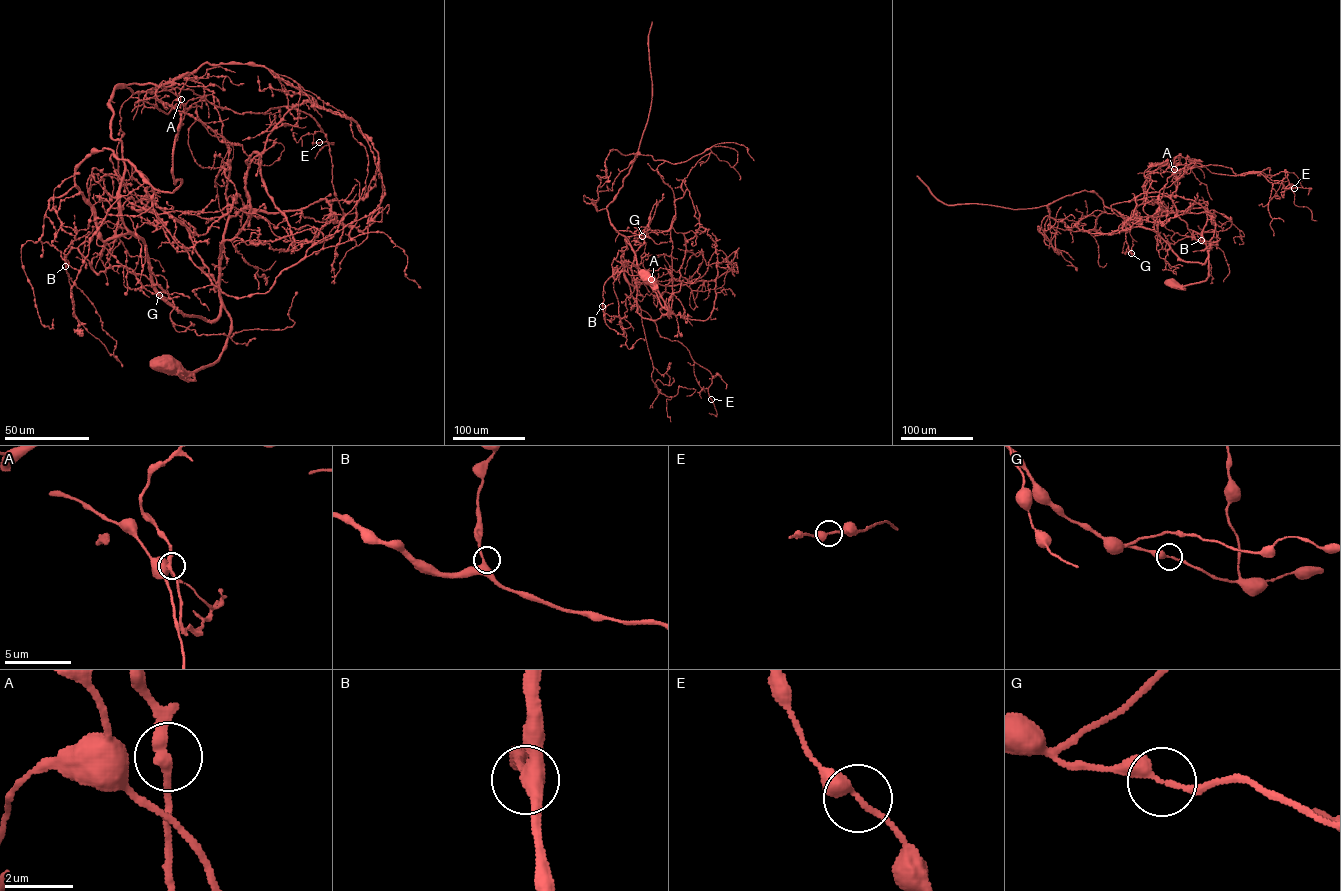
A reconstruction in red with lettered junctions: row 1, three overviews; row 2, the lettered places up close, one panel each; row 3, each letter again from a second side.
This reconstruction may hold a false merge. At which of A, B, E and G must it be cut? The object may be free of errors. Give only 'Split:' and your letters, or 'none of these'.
Split: none of these

